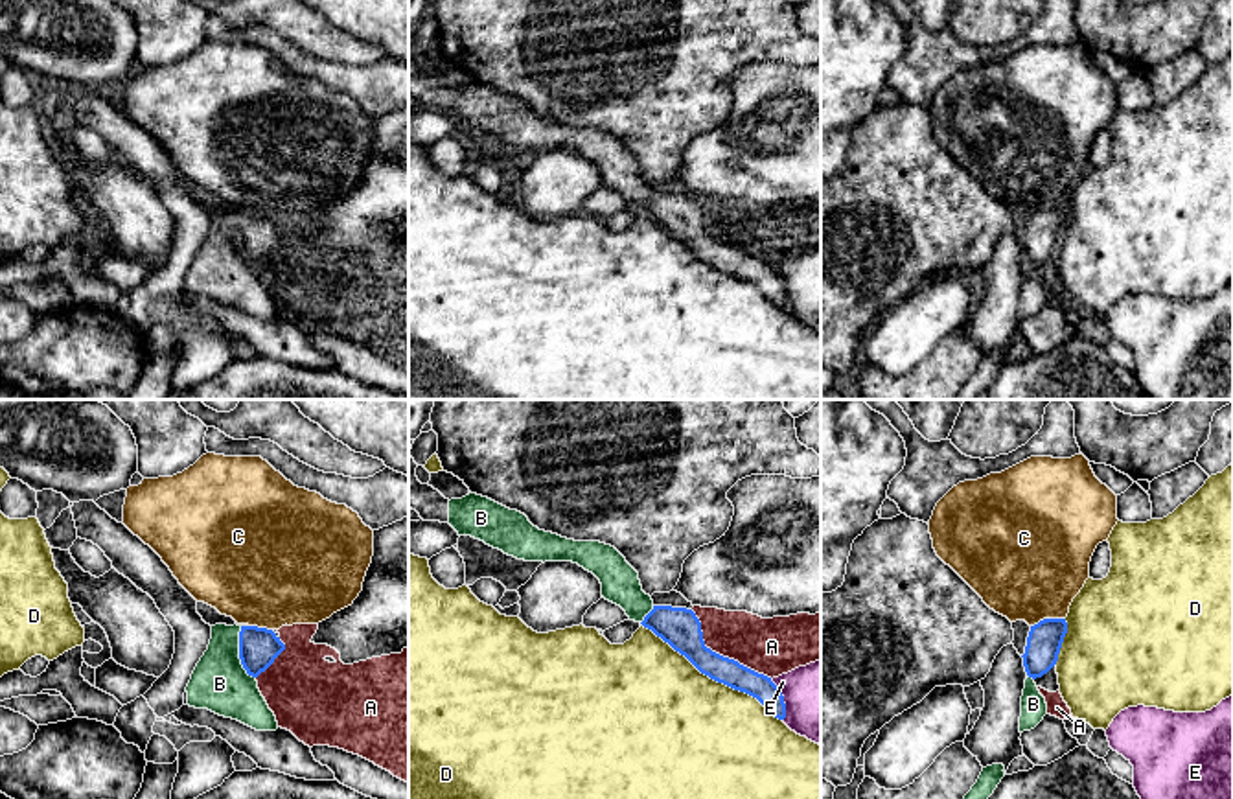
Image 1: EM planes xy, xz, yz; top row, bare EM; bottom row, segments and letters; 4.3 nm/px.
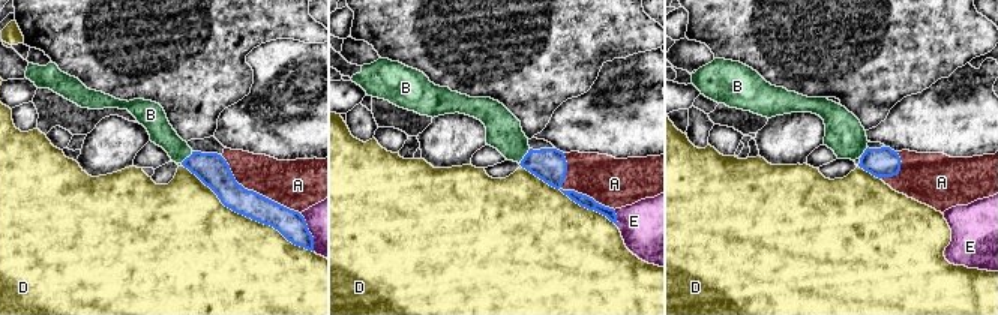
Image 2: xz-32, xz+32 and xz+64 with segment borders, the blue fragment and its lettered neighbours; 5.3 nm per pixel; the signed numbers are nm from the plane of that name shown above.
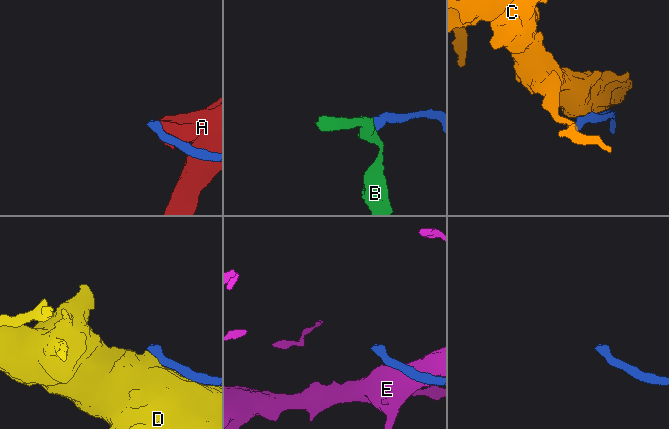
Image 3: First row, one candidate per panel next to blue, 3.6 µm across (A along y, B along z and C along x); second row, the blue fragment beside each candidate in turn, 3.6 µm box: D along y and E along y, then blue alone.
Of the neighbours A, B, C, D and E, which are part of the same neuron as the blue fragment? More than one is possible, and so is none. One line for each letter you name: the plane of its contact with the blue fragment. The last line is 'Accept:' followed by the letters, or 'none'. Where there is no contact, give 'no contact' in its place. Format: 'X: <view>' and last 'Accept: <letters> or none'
B: xy
Accept: B

